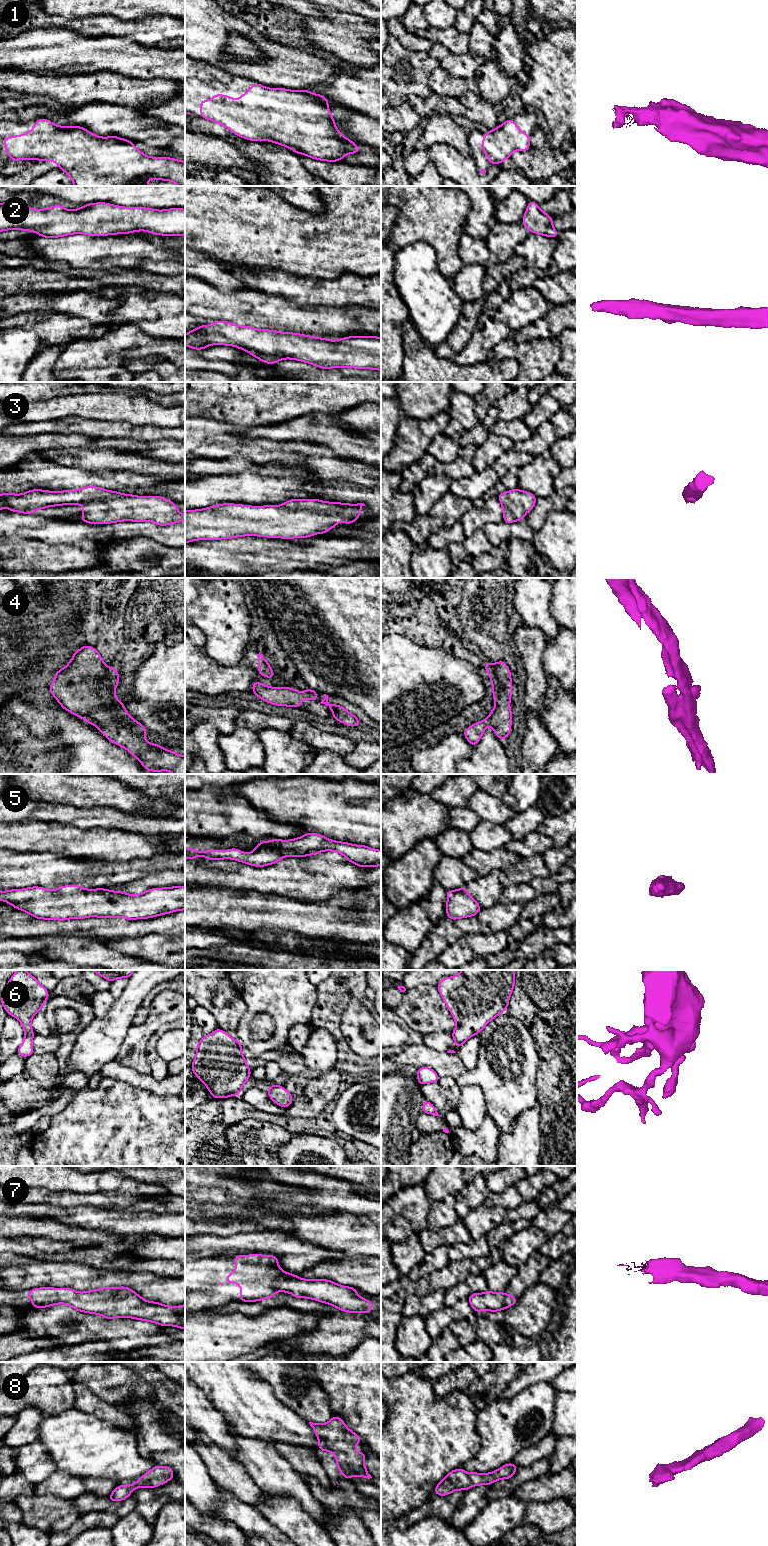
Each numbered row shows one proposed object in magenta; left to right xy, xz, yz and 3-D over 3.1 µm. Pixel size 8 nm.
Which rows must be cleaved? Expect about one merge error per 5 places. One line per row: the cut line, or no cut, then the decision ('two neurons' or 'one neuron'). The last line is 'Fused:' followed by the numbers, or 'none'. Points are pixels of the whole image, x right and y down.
1: no cut; one neuron
2: no cut; one neuron
3: no cut; one neuron
4: no cut; one neuron
5: no cut; one neuron
6: no cut; one neuron
7: no cut; one neuron
8: no cut; one neuron
Fused: none

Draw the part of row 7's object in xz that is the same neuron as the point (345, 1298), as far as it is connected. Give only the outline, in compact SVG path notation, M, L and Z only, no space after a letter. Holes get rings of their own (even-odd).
M238 1255L231 1260L238 1266L219 1285L237 1283L241 1287L238 1301L271 1299L278 1291L290 1293L295 1298L326 1303L348 1313L370 1314L373 1310L373 1301L361 1298L358 1289L328 1279L308 1280L287 1273L279 1268L275 1255Z

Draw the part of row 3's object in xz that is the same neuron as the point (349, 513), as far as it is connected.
M290 499L283 505L250 506L242 504L216 504L197 510L185 510L185 543L195 540L220 540L243 536L269 538L308 538L324 534L343 519L343 525L359 520L364 503L327 502L319 499Z

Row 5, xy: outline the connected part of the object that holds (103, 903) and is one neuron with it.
M75 884L54 890L33 886L0 891L0 899L36 919L123 917L144 920L185 910L185 886L151 888L135 895L104 888L85 889Z

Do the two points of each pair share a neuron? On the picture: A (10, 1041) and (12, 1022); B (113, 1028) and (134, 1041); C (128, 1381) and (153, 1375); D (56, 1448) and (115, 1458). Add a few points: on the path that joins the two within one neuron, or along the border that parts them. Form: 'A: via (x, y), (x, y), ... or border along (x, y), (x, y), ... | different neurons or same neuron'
A: via (12, 1036), (12, 1027) | same neuron
B: border along (132, 1025), (127, 1031), (116, 1057) | different neurons
C: border along (135, 1372), (140, 1374), (153, 1387), (156, 1397) | different neurons
D: via (71, 1448), (93, 1448), (100, 1450) | same neuron

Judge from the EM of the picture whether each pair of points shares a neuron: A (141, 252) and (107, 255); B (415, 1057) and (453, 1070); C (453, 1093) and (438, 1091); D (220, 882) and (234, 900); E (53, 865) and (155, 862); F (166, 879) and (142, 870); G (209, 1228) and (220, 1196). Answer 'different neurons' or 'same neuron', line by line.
A: same neuron
B: same neuron
C: same neuron
D: different neurons
E: same neuron
F: different neurons
G: different neurons

